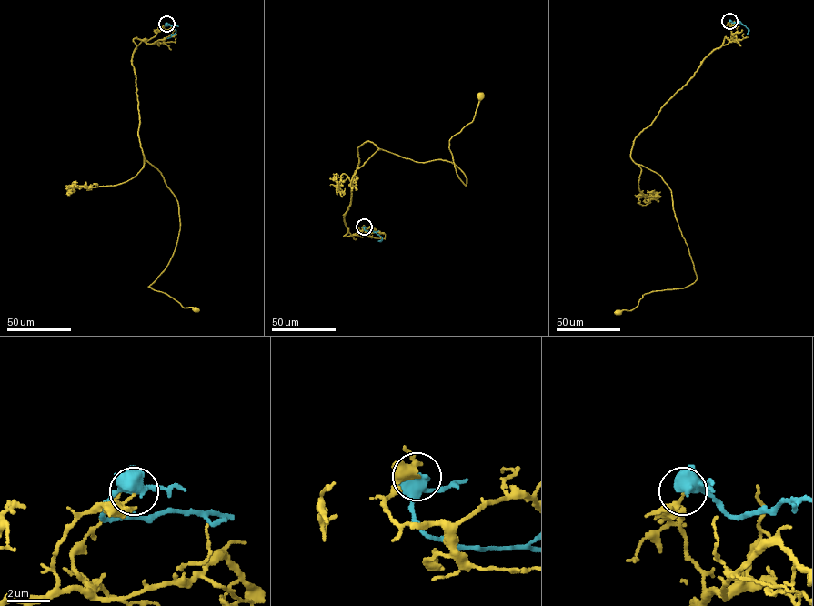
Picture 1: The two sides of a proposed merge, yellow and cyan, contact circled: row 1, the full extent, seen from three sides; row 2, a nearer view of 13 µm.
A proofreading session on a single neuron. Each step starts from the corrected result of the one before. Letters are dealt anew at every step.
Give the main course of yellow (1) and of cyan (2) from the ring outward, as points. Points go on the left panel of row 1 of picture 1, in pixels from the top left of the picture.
1: (166, 24), (135, 38), (131, 58), (140, 146), (180, 223), (148, 287), (195, 308)
2: (166, 24), (174, 25), (175, 31), (167, 38)

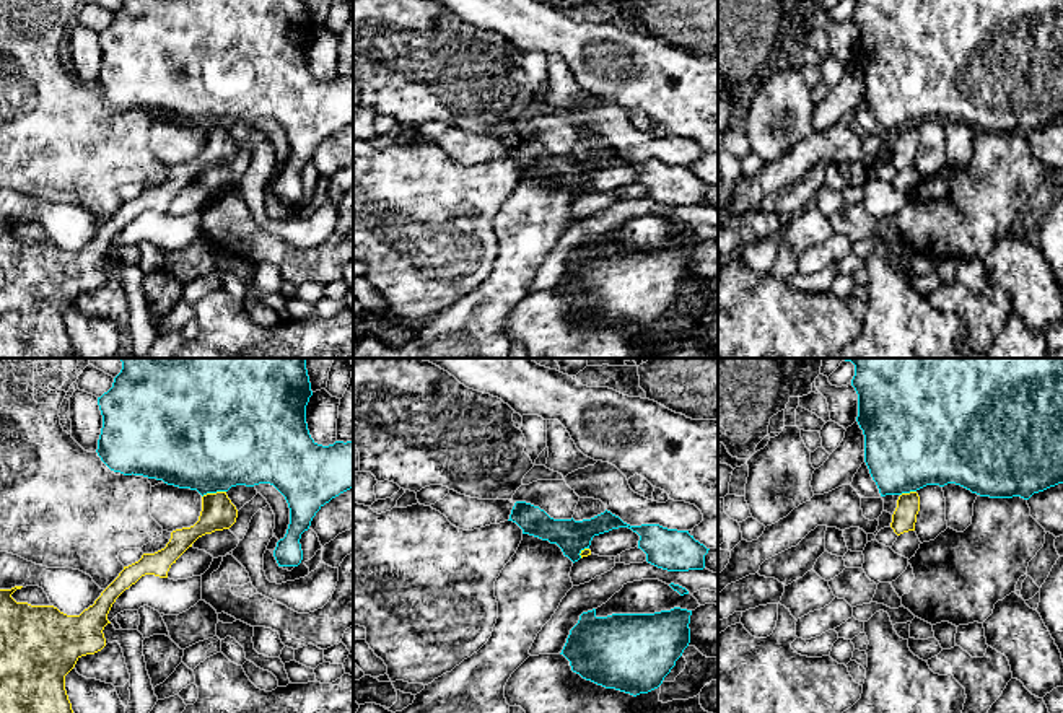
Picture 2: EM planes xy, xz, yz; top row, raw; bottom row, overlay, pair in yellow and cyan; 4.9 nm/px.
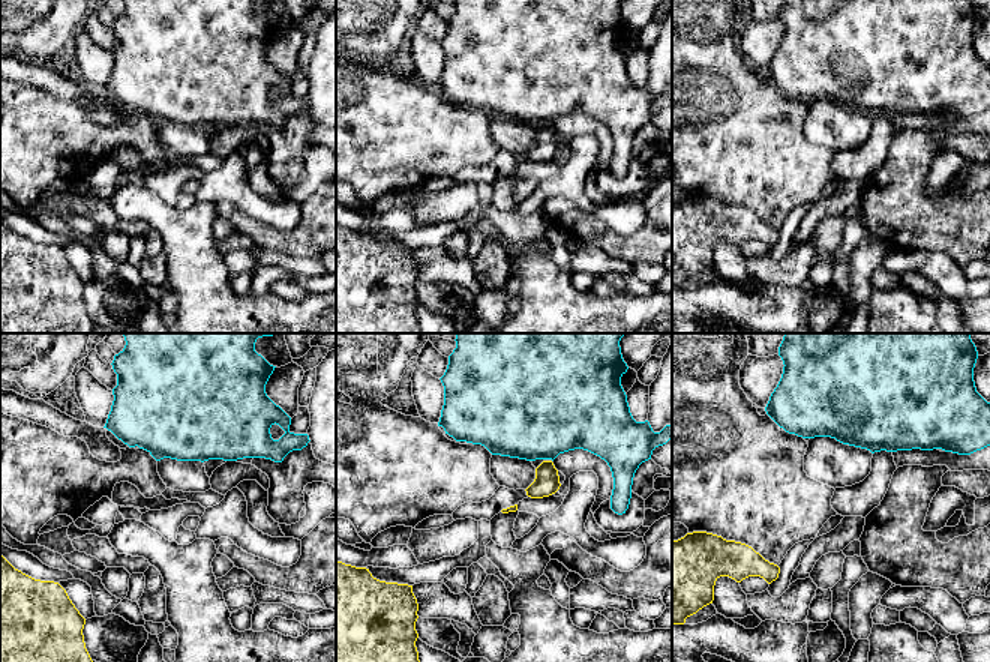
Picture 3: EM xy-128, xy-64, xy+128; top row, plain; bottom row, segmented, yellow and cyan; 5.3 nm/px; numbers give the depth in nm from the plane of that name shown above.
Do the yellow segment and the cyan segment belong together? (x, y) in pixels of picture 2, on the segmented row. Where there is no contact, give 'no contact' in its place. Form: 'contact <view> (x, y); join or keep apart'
contact xy (214, 494); keep apart

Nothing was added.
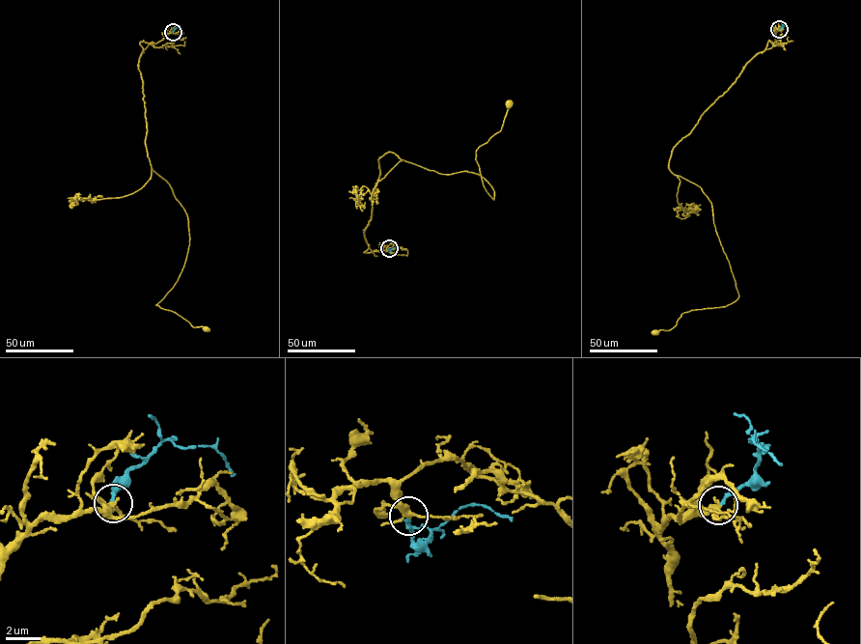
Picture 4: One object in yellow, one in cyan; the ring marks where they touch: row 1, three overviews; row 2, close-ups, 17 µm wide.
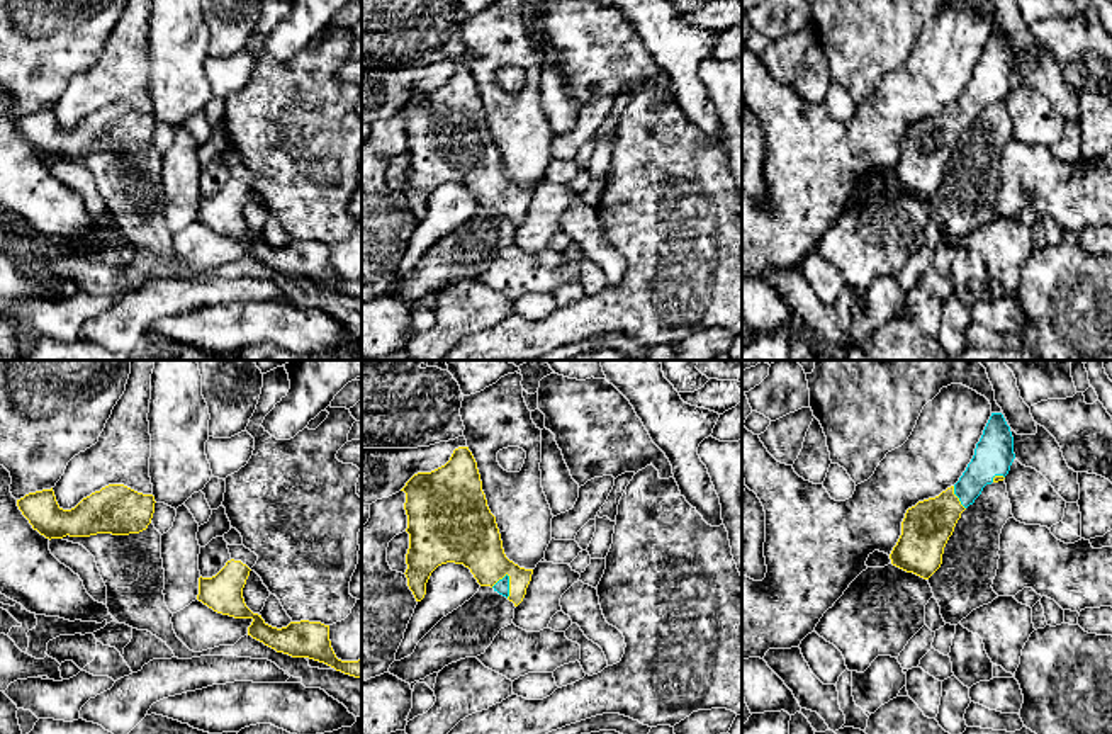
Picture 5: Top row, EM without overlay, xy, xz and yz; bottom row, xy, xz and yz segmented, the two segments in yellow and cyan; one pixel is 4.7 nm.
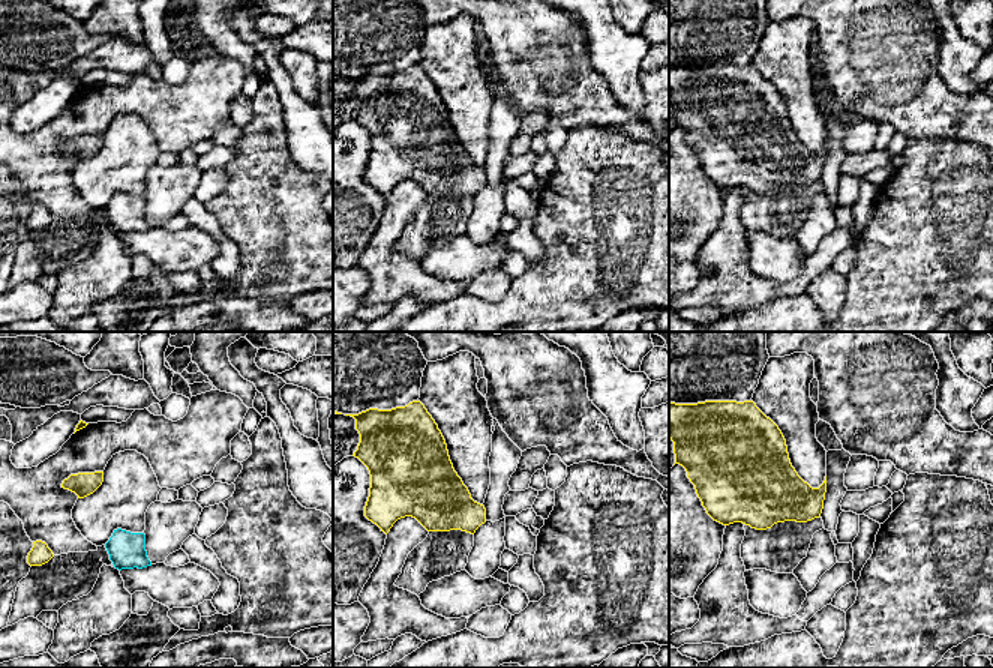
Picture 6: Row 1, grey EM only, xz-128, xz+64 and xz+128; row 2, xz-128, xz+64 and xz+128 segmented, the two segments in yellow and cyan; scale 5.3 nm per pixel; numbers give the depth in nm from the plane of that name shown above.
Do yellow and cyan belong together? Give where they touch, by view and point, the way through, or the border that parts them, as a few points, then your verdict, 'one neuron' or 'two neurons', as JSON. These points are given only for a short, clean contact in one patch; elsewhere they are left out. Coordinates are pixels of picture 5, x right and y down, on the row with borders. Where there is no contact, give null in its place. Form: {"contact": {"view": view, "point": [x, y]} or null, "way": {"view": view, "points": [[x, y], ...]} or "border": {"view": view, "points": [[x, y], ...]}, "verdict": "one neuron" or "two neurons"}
{"contact": {"view": "xz", "point": [499, 578]}, "way": {"view": "xz", "points": [[469, 536], [499, 578], [501, 587]]}, "verdict": "one neuron"}

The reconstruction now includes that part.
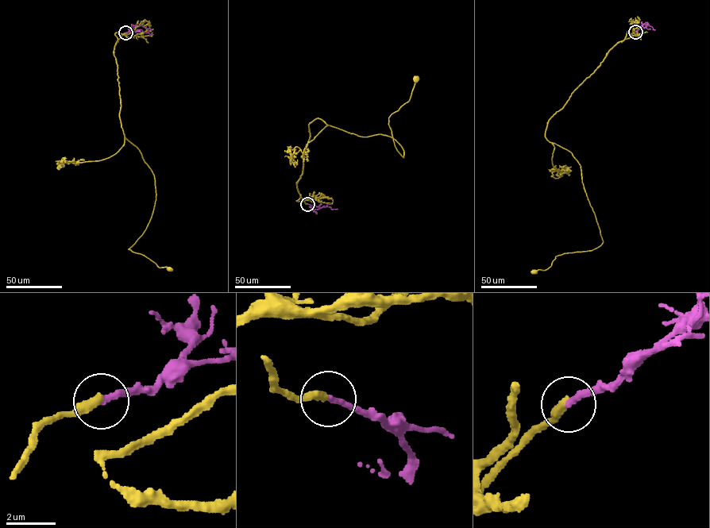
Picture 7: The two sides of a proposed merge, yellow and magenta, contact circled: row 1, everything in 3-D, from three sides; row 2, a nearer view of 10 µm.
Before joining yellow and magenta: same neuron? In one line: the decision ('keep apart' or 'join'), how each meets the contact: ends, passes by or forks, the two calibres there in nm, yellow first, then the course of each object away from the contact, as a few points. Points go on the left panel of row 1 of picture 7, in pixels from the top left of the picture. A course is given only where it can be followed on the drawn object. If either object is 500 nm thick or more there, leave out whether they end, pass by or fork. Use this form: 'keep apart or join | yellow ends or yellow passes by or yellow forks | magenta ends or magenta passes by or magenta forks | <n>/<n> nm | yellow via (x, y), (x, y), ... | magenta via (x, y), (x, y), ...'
join | yellow ends | magenta ends | 360/220 nm | yellow via (125, 32), (113, 50), (121, 127), (151, 169), (156, 194), (146, 229), (128, 248), (159, 267), (169, 268) | magenta via (125, 32), (132, 26), (139, 25), (153, 34)

